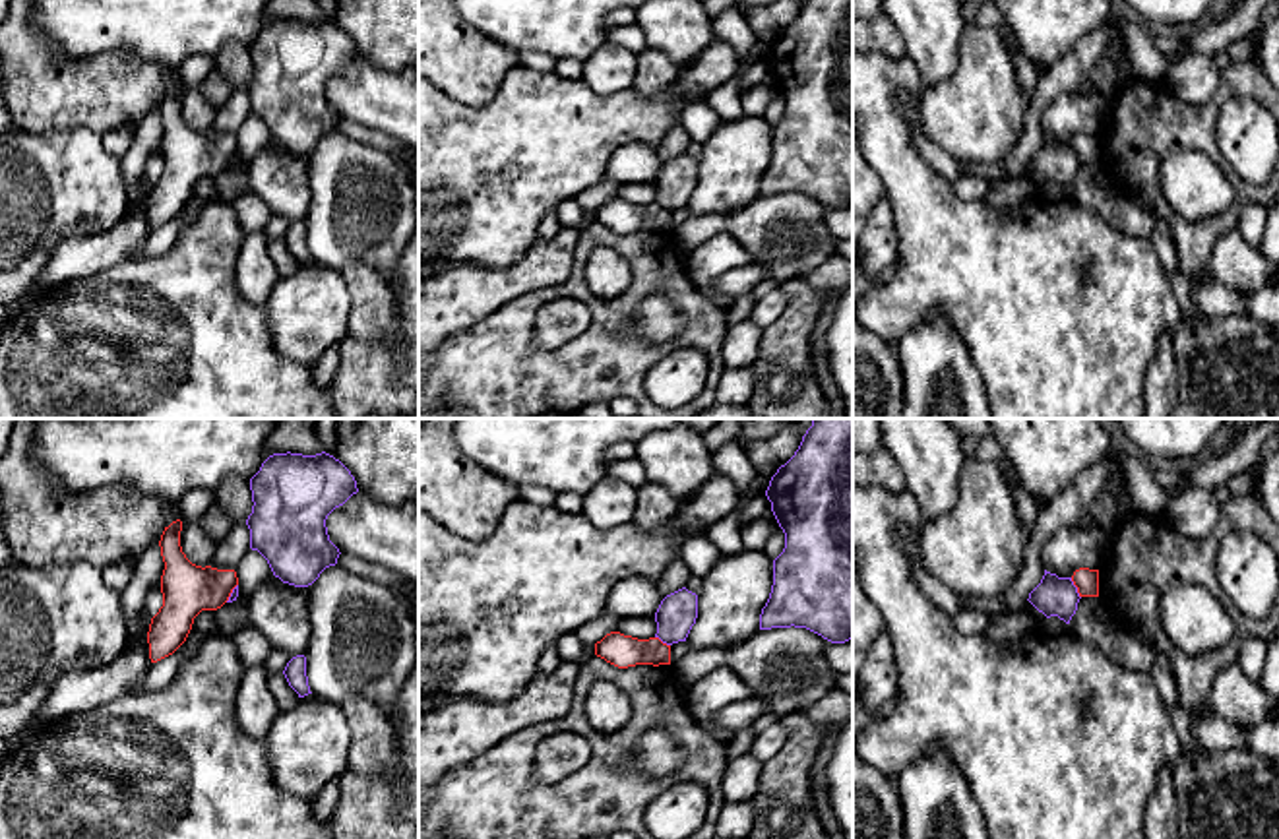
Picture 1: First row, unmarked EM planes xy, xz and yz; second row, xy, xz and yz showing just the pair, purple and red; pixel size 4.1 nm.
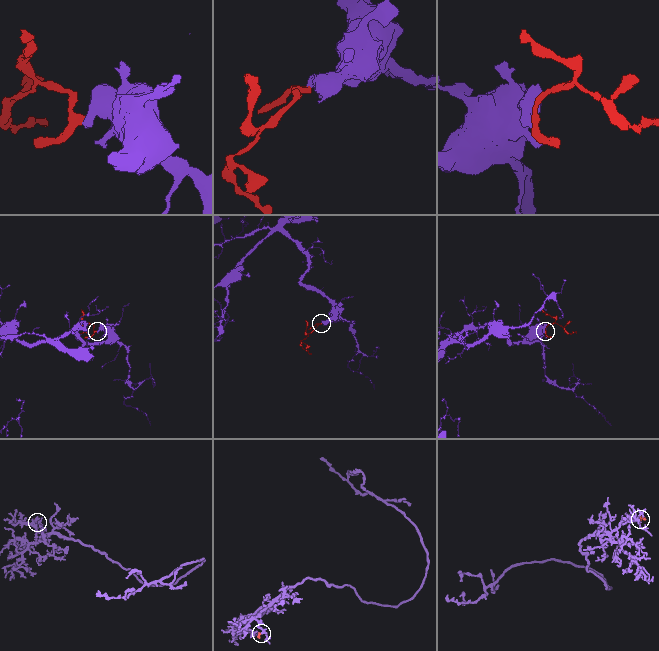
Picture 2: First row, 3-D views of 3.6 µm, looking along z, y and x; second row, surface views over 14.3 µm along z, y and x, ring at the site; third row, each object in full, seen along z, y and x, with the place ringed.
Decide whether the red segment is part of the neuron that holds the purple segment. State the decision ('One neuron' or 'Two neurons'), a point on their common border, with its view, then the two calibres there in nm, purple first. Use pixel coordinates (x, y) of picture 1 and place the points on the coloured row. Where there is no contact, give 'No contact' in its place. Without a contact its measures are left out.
Two neurons. Touches purple at yz (1076, 588). Thickness 160 nm (purple) against 100 nm

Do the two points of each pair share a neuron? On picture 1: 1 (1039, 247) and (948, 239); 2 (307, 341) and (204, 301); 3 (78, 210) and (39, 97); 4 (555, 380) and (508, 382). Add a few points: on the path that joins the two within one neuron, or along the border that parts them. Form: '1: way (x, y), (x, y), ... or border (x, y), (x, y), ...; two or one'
1: way (1016, 247), (971, 247); one
2: border (264, 305), (272, 343), (295, 363); two
3: border (20, 128), (31, 132), (90, 128), (97, 132); two
4: way (543, 380), (520, 380); one

